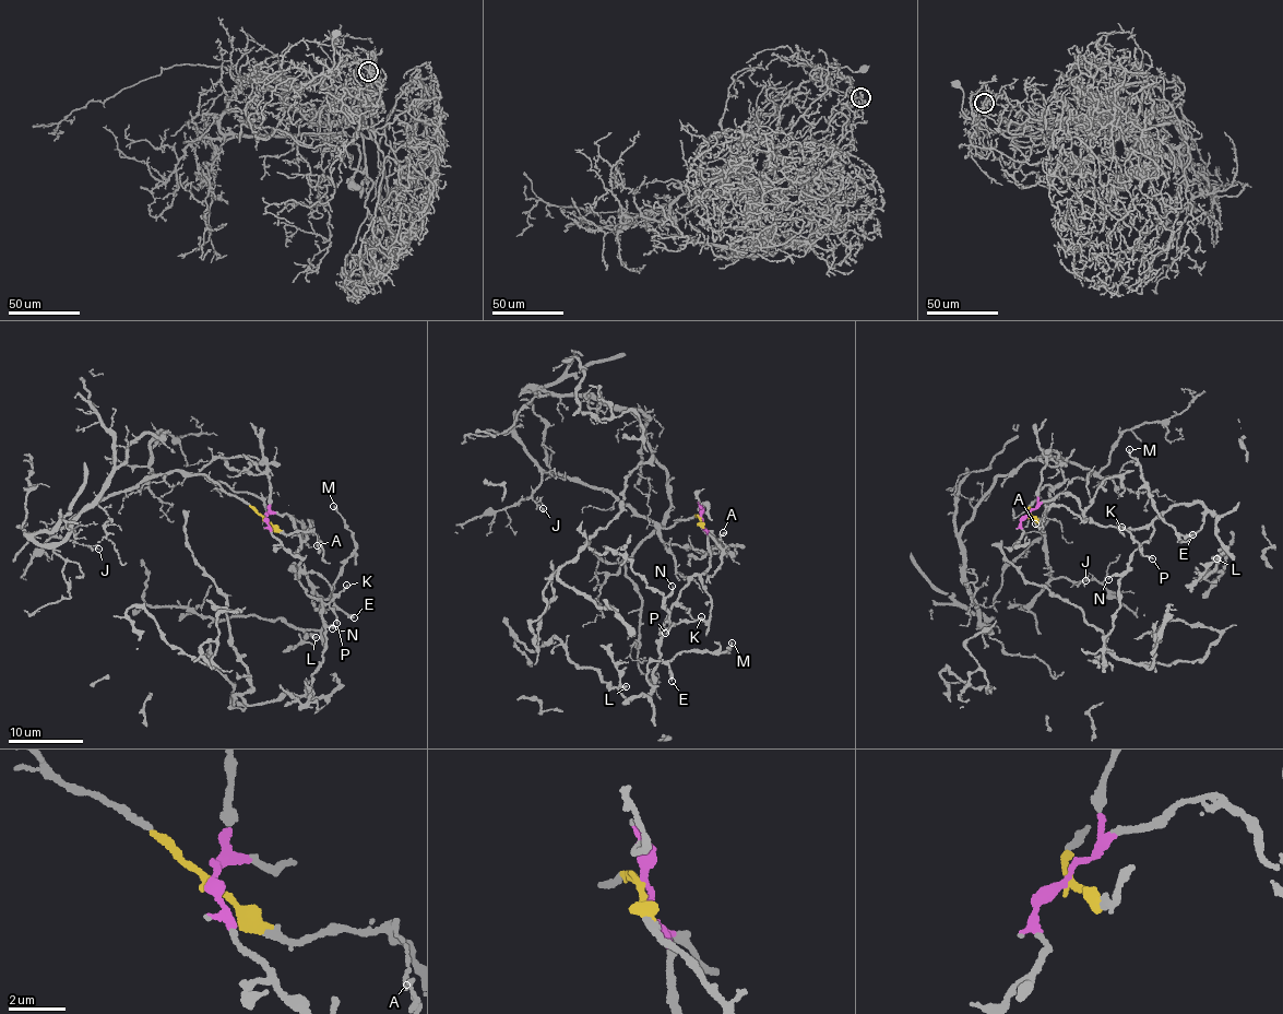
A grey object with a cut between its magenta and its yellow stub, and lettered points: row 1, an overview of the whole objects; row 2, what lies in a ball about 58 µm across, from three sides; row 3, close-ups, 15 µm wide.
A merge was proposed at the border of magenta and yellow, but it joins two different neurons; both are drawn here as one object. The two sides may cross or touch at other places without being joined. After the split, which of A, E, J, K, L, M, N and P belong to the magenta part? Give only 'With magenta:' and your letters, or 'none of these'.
With magenta: E, K, L, M, N, P

